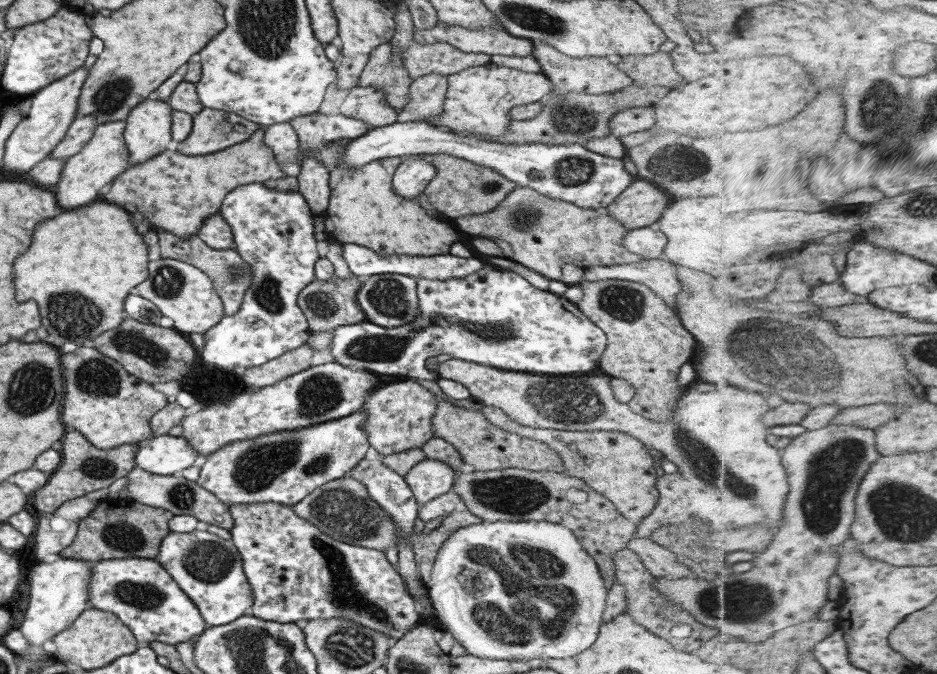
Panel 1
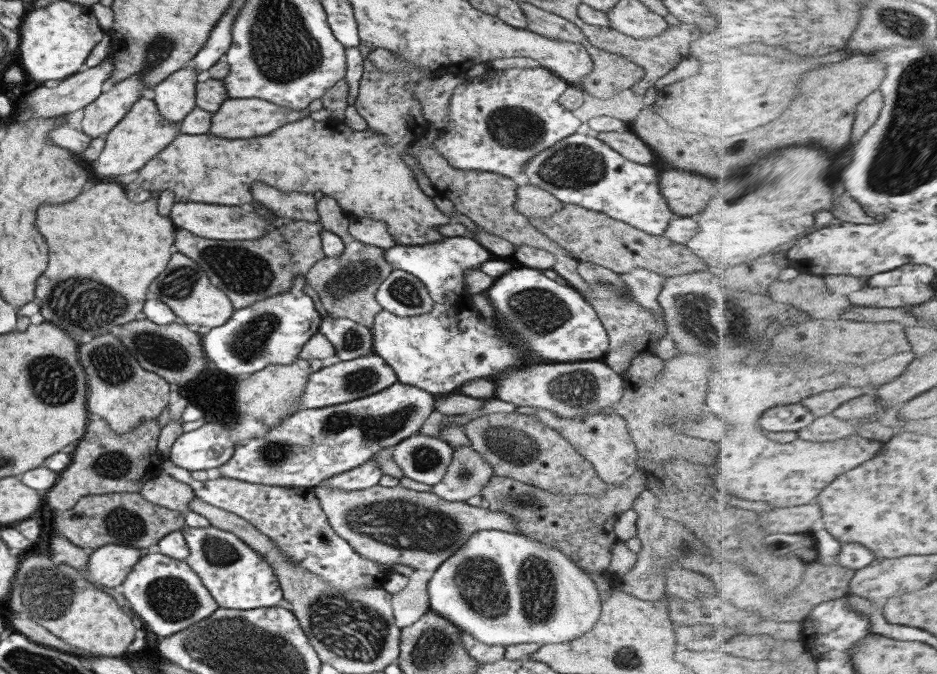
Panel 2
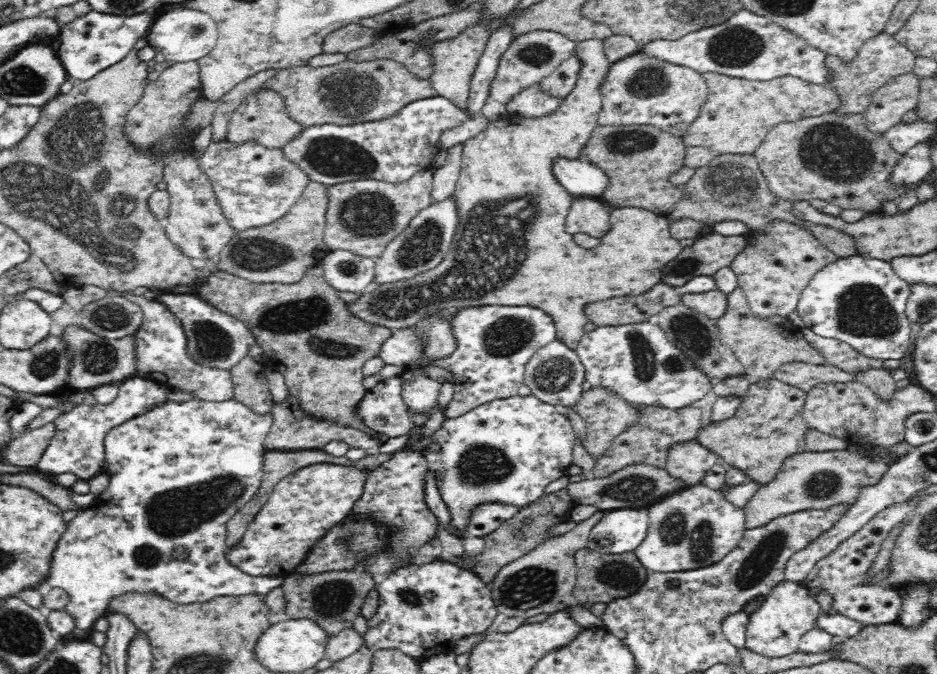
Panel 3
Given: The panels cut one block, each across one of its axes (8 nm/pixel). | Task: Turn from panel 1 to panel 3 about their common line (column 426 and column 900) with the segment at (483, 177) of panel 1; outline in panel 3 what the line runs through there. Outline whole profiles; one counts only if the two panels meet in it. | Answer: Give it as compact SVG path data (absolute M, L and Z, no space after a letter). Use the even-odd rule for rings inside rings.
M836 111L796 122L778 123L769 130L753 154L757 158L759 169L766 177L769 190L792 204L796 201L820 199L842 209L856 208L866 214L881 213L886 201L898 204L899 198L912 187L910 184L897 186L891 180L891 172L903 155L891 147L884 134L872 132L866 126L863 113L842 114Z

